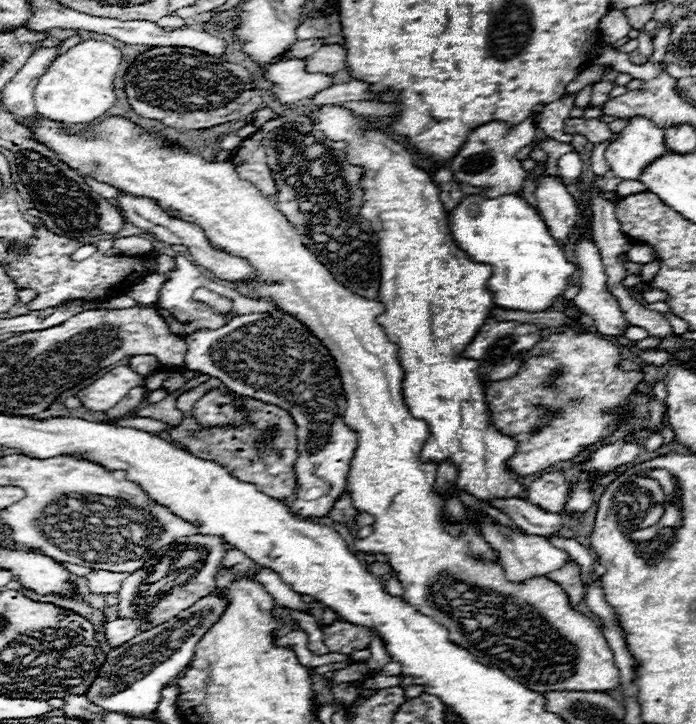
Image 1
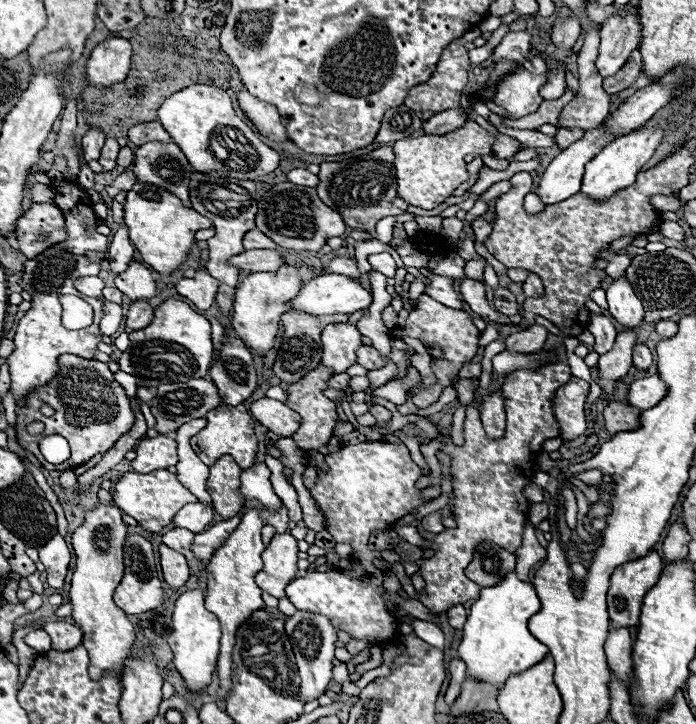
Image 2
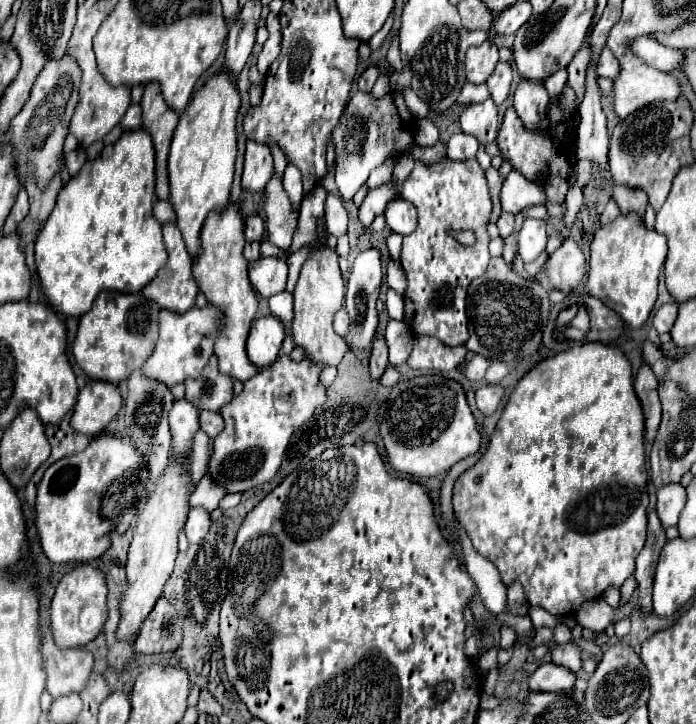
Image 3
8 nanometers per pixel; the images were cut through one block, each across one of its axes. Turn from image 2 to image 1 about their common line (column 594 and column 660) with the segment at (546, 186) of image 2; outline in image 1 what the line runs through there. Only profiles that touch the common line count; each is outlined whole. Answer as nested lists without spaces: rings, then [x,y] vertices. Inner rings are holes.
[[[644,116],[626,118],[628,124],[618,138],[606,148],[606,162],[610,170],[622,180],[638,180],[642,170],[658,156],[668,152],[664,144],[664,130]]]

